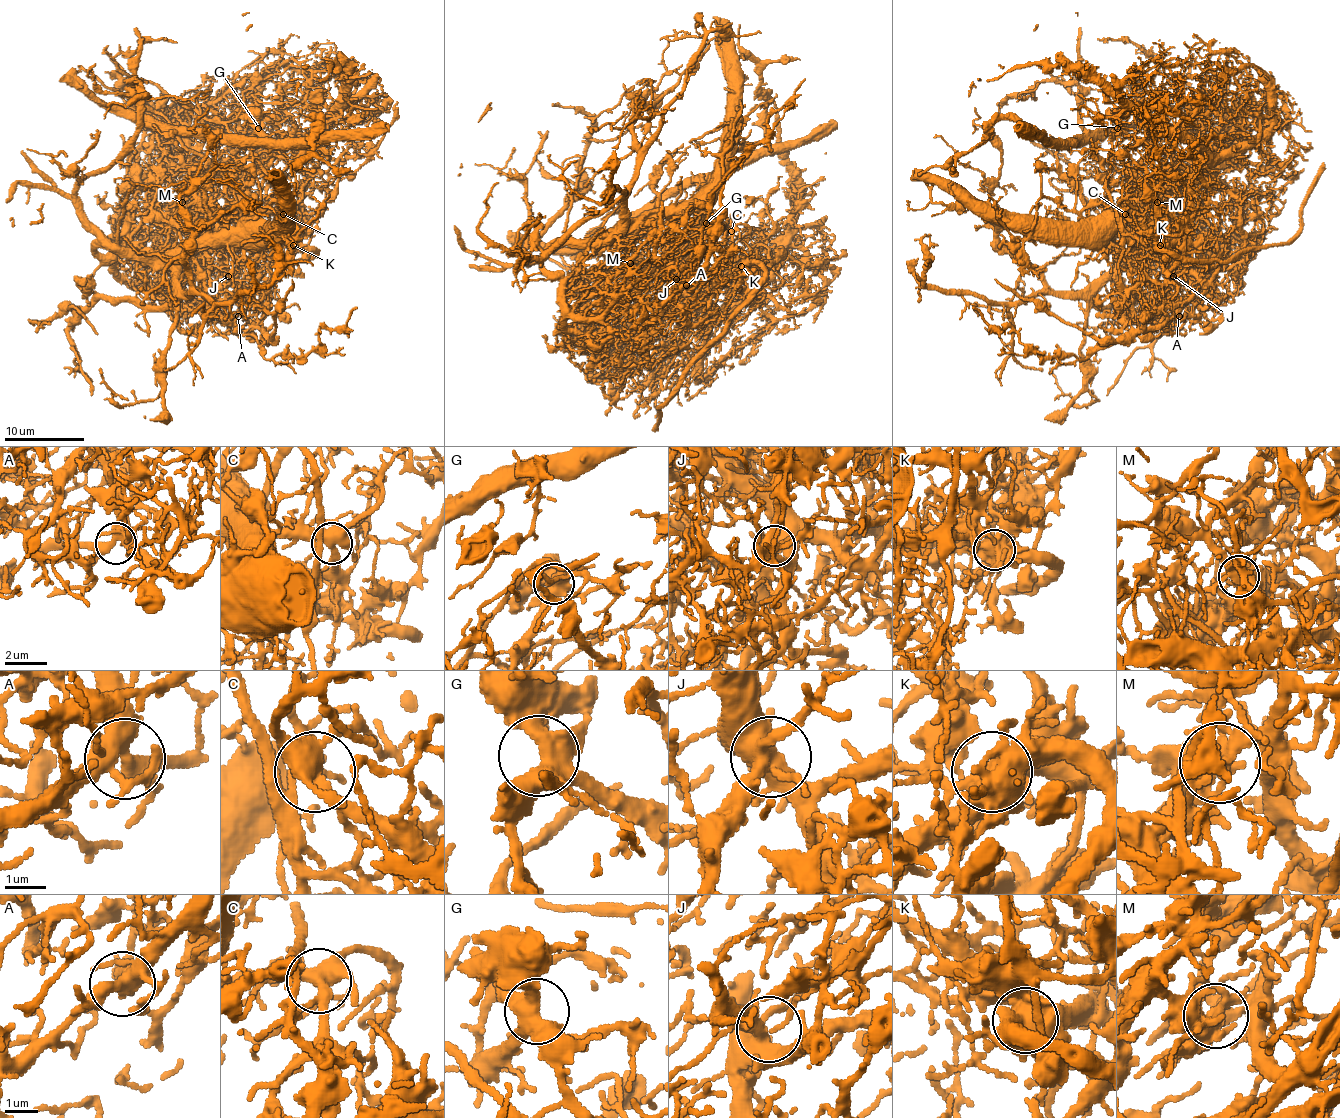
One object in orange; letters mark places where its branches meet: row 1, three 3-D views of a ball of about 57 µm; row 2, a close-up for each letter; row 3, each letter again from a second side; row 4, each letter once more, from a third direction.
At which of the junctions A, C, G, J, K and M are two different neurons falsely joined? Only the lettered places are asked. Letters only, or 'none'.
C, K, M

